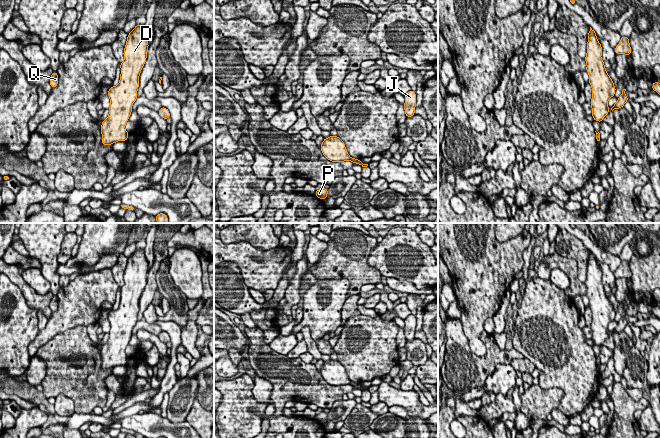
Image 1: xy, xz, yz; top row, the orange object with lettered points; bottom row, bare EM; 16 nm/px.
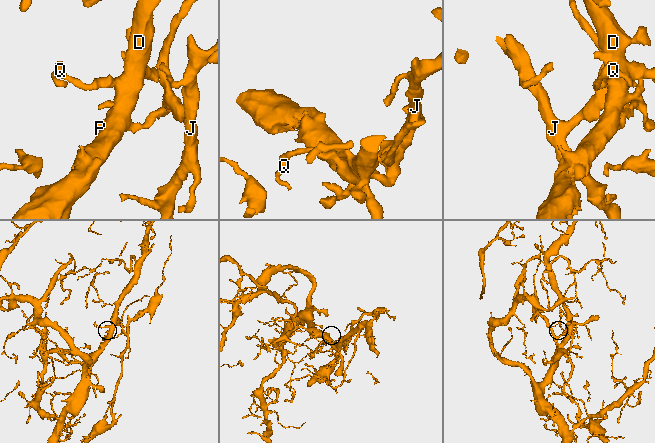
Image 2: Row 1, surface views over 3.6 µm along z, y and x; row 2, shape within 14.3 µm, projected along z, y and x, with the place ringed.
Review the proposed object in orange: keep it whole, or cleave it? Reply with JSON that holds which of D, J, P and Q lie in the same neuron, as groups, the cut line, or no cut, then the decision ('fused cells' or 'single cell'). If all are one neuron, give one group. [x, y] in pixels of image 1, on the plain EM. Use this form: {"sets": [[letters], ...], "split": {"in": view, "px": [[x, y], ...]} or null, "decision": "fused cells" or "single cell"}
{"sets": [["D", "P", "Q"], ["J"]], "split": {"in": "xz", "px": [[351, 381], [349, 383]]}, "decision": "fused cells"}

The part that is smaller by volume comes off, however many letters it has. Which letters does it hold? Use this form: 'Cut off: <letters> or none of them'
Cut off: J

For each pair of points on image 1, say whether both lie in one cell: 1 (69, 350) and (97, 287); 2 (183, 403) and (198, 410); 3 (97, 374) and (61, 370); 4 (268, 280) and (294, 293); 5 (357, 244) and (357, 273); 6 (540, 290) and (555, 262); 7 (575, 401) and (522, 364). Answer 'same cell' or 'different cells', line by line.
1: different cells
2: different cells
3: same cell
4: different cells
5: same cell
6: different cells
7: different cells

